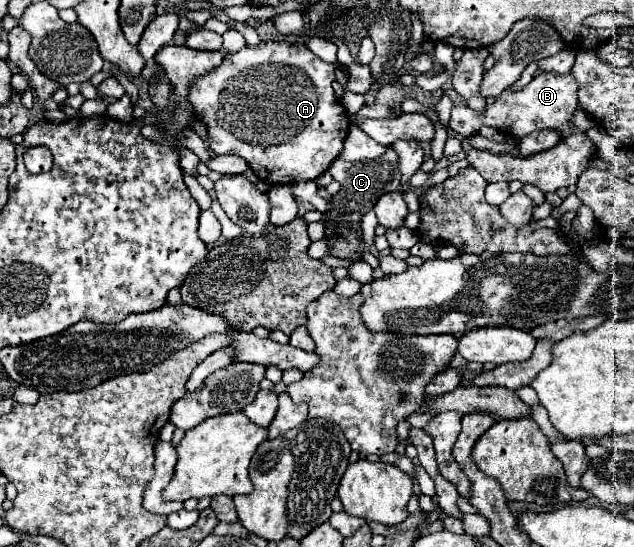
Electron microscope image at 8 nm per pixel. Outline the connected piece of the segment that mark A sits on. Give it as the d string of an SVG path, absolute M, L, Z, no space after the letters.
M261 41L259 45L255 45L255 47L249 47L249 45L245 45L241 51L237 51L237 53L227 53L225 57L223 57L223 63L219 65L219 67L213 67L209 73L205 73L205 75L199 75L197 79L195 79L195 83L191 83L191 87L189 87L189 95L187 95L187 99L189 99L189 103L191 103L191 107L193 107L193 111L195 111L195 115L201 119L201 123L205 125L205 129L207 129L207 143L209 143L209 149L215 153L215 155L239 155L239 157L243 157L247 163L249 163L249 167L253 169L253 173L263 181L263 183L267 183L267 185L293 185L293 183L297 183L297 181L313 181L313 179L317 179L319 175L323 175L329 167L331 167L331 163L337 159L337 155L341 153L341 149L343 149L343 141L345 141L345 137L347 137L347 133L349 133L349 113L347 113L347 109L341 105L341 101L335 97L335 93L333 93L333 87L331 87L331 83L335 81L335 67L331 65L331 63L325 63L325 61L321 61L317 55L313 55L305 45L293 45L293 43L287 43L287 41Z

